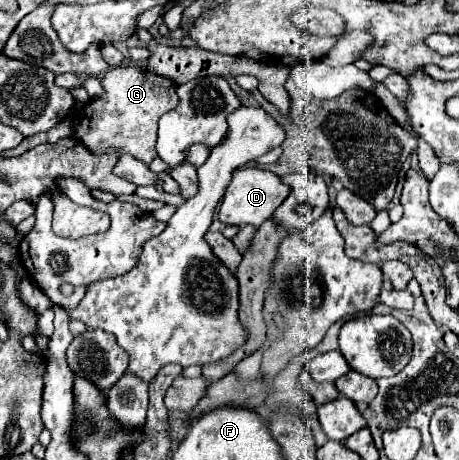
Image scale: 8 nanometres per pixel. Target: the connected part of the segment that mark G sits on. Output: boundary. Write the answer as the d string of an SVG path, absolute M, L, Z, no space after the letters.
M119 66L107 70L103 78L103 88L107 90L107 94L93 100L93 110L77 116L73 136L95 154L121 150L123 154L131 154L137 160L149 164L157 156L157 122L165 112L177 106L175 84L169 78L139 70L135 66Z

